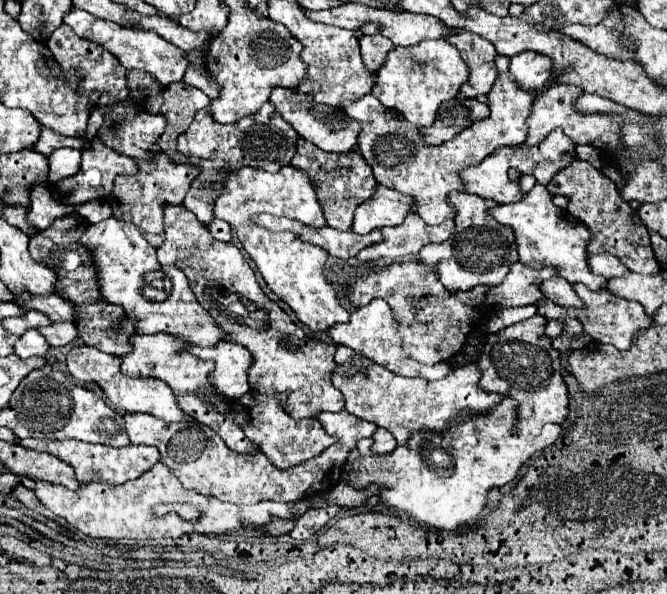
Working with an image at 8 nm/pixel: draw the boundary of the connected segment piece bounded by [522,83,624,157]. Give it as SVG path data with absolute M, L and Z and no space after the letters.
M550 85L544 93L540 93L530 109L530 115L526 119L528 123L528 135L526 141L522 143L522 147L530 147L536 145L540 141L544 141L548 137L550 131L554 131L556 127L560 127L574 145L592 145L598 147L602 151L612 151L612 155L622 157L624 147L618 139L618 125L616 125L616 117L608 117L608 115L578 115L576 109L572 109L572 101L576 101L576 93L580 93L582 89L576 85Z

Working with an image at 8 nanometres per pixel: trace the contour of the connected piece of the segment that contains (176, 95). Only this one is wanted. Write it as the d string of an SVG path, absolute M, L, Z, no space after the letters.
M184 81L170 83L164 89L164 105L160 109L160 113L168 121L166 131L158 137L160 151L166 153L174 161L176 159L182 161L184 157L176 155L176 139L180 133L184 133L190 127L196 111L206 109L208 105L210 105L210 97L206 93L202 93L200 89L184 83Z

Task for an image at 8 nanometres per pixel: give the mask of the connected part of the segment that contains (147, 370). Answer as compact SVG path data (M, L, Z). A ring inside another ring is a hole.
M166 333L160 335L130 335L128 339L130 343L130 353L122 355L120 361L120 369L124 375L132 377L156 377L166 381L174 393L190 393L190 391L206 391L206 393L216 393L214 389L210 389L206 377L208 371L212 371L212 363L208 361L200 361L198 357L192 357L190 353L178 353L180 349L184 349L184 341L176 339L176 337L166 337Z

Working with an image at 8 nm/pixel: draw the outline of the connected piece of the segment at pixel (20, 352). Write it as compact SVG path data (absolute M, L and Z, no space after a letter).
M28 329L14 343L14 355L18 355L20 359L28 359L32 355L42 355L44 357L46 351L48 351L48 343L44 341L44 337L40 333L36 333L36 329Z

